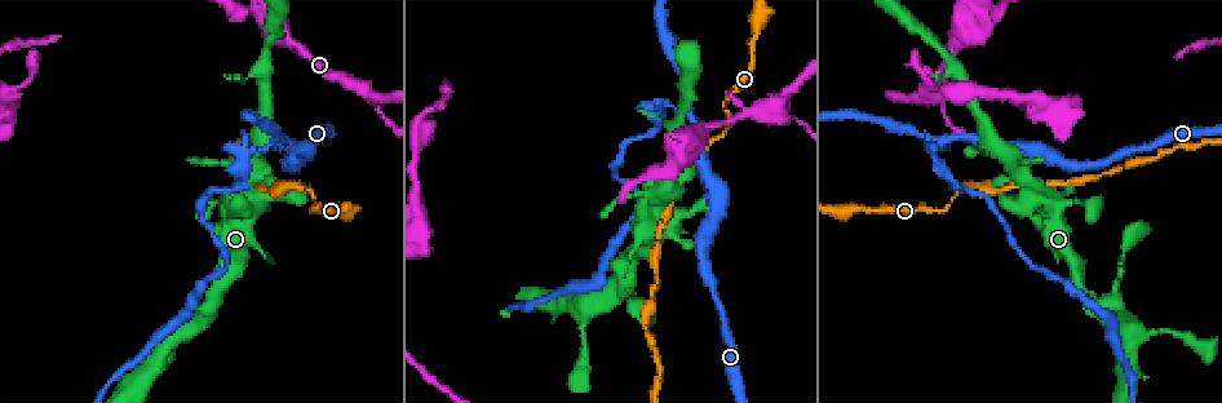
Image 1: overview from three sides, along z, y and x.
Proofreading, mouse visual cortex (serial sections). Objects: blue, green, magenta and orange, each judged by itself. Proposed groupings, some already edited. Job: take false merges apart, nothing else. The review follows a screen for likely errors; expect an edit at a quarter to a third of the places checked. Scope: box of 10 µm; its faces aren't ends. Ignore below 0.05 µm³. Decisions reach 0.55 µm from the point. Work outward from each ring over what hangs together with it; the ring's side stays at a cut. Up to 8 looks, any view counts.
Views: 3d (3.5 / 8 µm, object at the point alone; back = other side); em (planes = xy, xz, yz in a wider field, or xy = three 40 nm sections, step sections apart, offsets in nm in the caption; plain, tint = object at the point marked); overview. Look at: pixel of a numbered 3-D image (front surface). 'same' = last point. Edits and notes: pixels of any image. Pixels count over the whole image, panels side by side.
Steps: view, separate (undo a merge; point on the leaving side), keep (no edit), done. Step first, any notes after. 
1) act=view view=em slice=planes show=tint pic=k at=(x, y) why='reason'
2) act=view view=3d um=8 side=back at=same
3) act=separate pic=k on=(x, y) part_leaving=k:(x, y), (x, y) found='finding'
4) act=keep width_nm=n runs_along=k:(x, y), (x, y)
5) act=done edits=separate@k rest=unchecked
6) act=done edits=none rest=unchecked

act=view view=em slice=xy step=3 show=tint pic=1 at=(276, 141) why='side arm on a straight run'

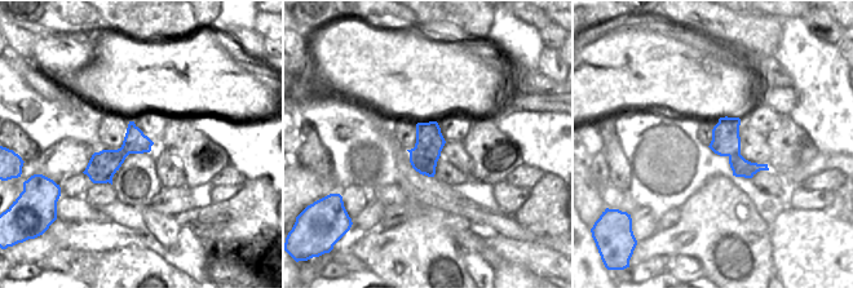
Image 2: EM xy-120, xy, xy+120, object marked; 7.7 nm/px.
act=view view=3d um=3.5 at=same why='wider look'

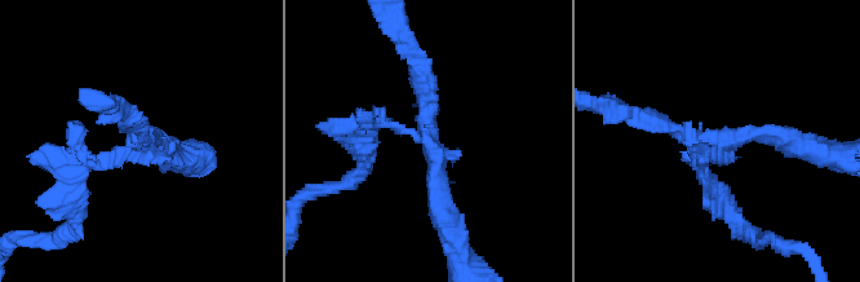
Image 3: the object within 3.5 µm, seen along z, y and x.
act=separate pic=3 on=(687, 155) arm_widths_nm=150,200,200 border=2:(415, 146), (423, 151), (440, 153) found='two cells meet here'

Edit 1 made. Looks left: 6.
act=view view=3d um=8 pic=1 at=(361, 87) why='three-way junction'

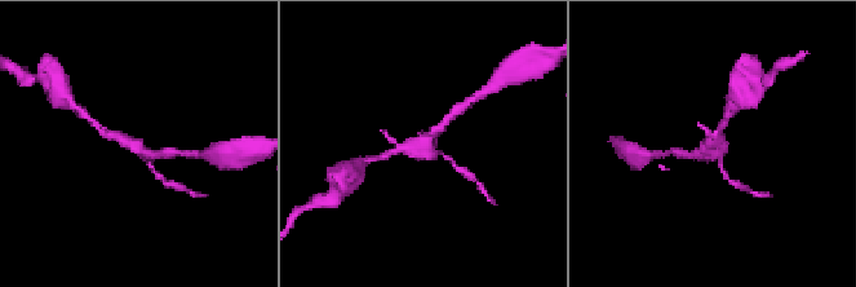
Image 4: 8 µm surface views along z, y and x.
act=view view=3d um=3.5 at=same why='closer look'

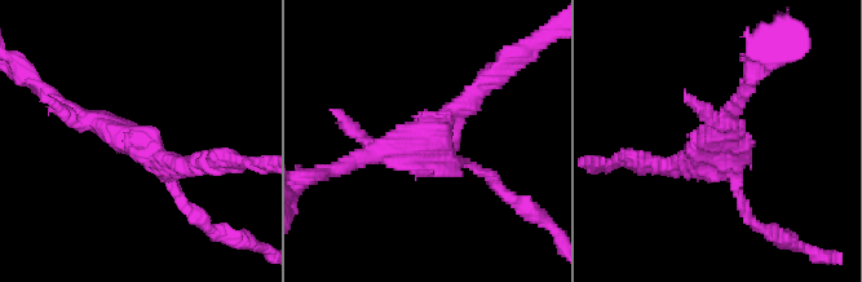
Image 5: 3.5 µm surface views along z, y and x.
act=keep runs_along=5:(359, 159), (430, 144), (487, 83) found='continuous, no second cell'

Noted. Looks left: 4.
act=view view=3d um=3.5 pic=1 at=(964, 19)

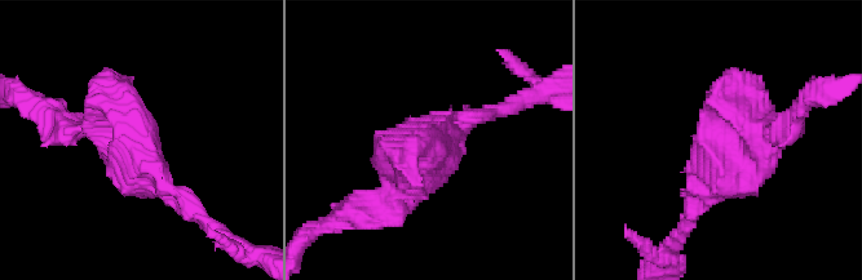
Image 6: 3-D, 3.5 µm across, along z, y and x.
act=view view=em slice=xy step=2 show=tint pic=6 at=(719, 144) why='need the tissue'

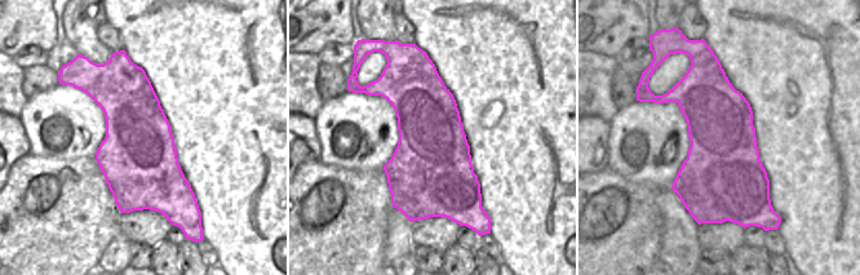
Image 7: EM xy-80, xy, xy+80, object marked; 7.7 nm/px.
act=keep found='one cell here'

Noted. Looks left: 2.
act=done edits=separate@3 rest=unchecked

